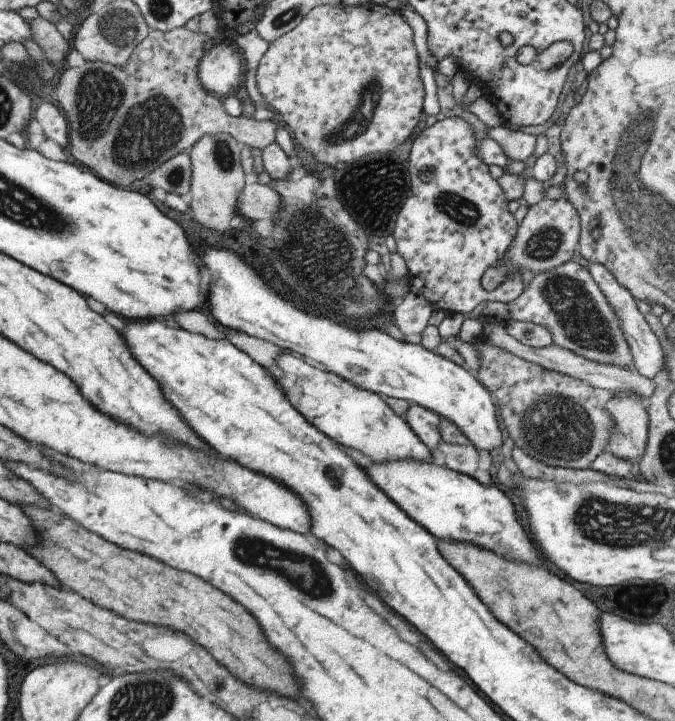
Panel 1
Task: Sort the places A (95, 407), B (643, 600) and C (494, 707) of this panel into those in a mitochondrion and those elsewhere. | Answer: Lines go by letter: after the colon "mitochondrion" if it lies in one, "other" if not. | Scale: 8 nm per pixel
A: other
B: other
C: other

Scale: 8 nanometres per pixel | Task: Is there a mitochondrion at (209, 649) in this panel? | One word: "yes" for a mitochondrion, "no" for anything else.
no

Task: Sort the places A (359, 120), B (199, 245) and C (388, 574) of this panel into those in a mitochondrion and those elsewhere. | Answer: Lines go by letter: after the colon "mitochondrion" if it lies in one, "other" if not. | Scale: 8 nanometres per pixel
A: mitochondrion
B: other
C: other

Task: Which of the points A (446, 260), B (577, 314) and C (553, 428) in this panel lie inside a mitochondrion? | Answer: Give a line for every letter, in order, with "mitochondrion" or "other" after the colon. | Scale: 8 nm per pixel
A: other
B: mitochondrion
C: mitochondrion

